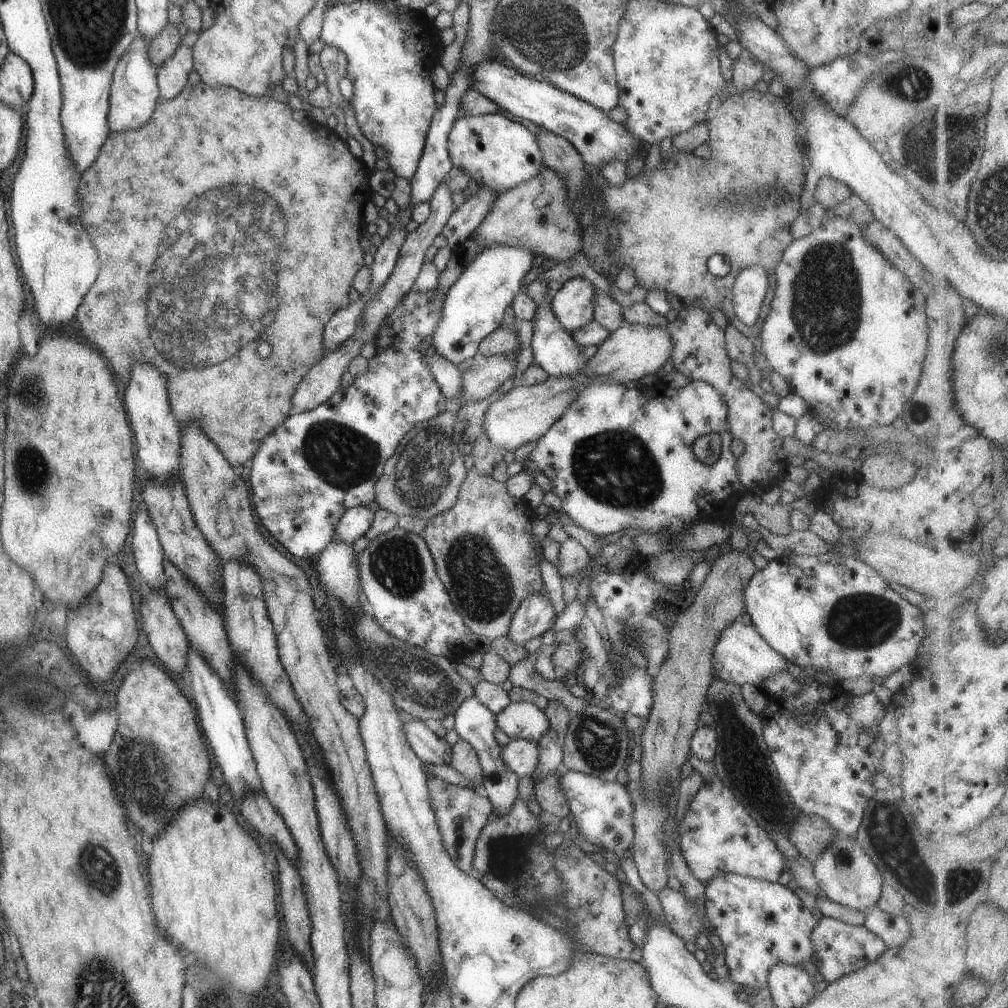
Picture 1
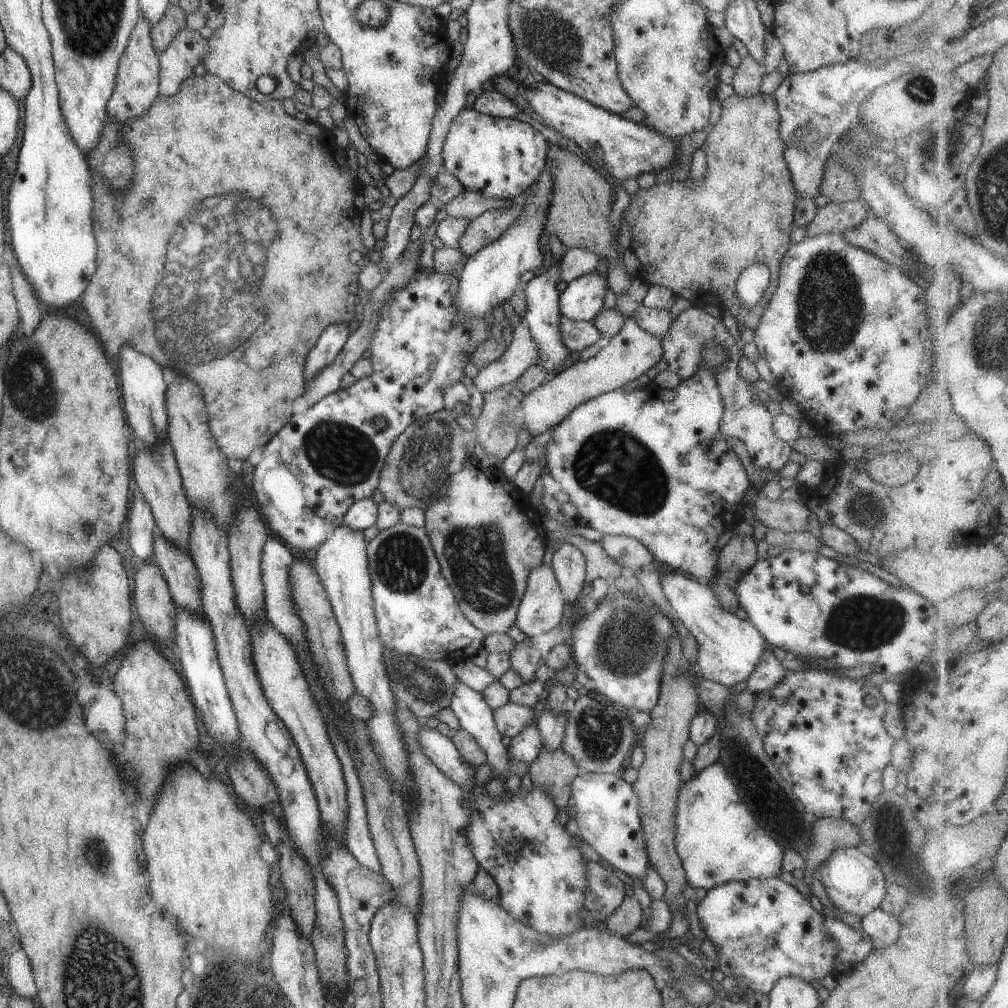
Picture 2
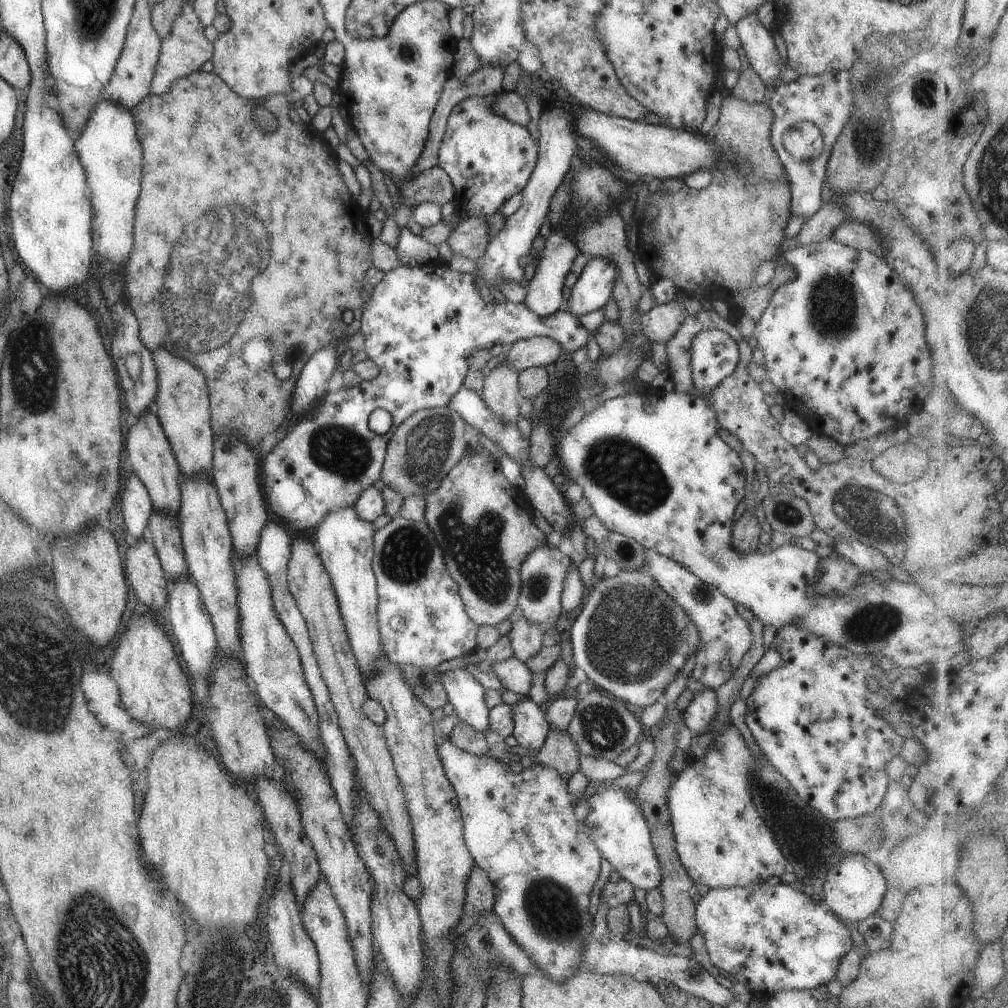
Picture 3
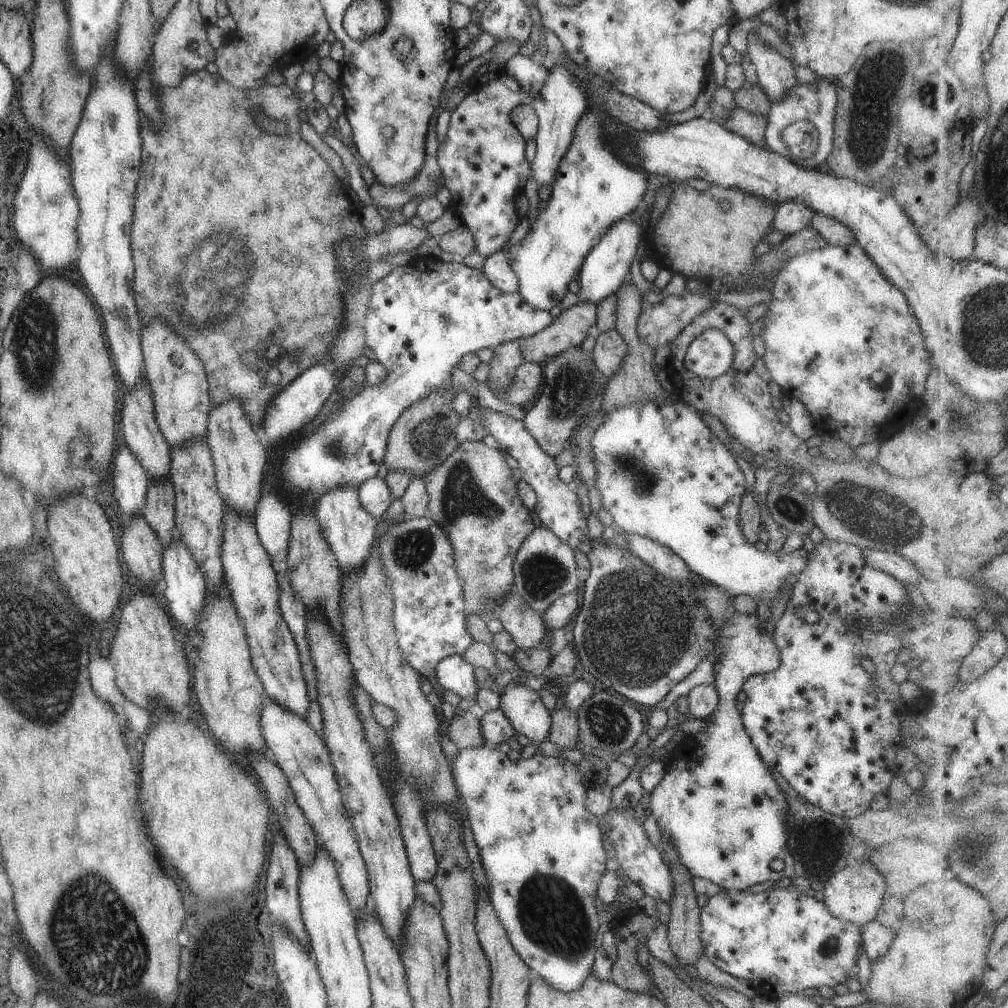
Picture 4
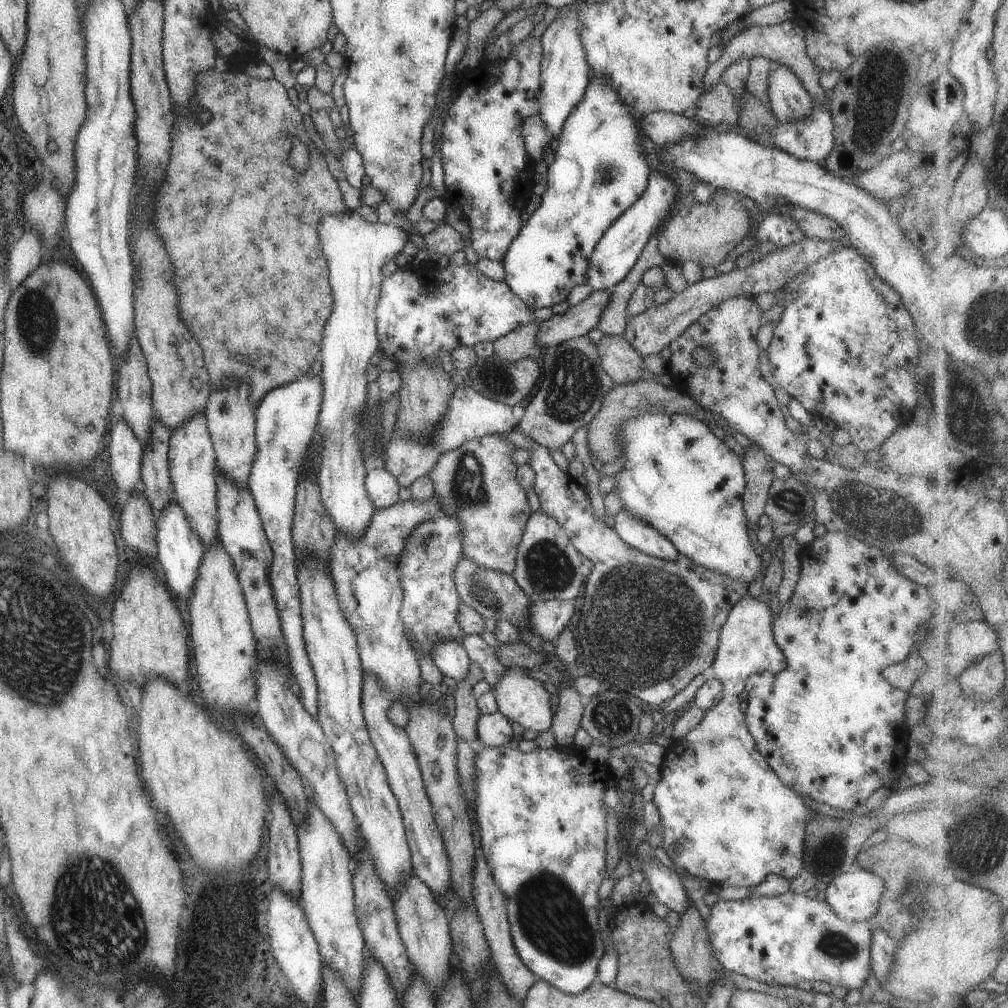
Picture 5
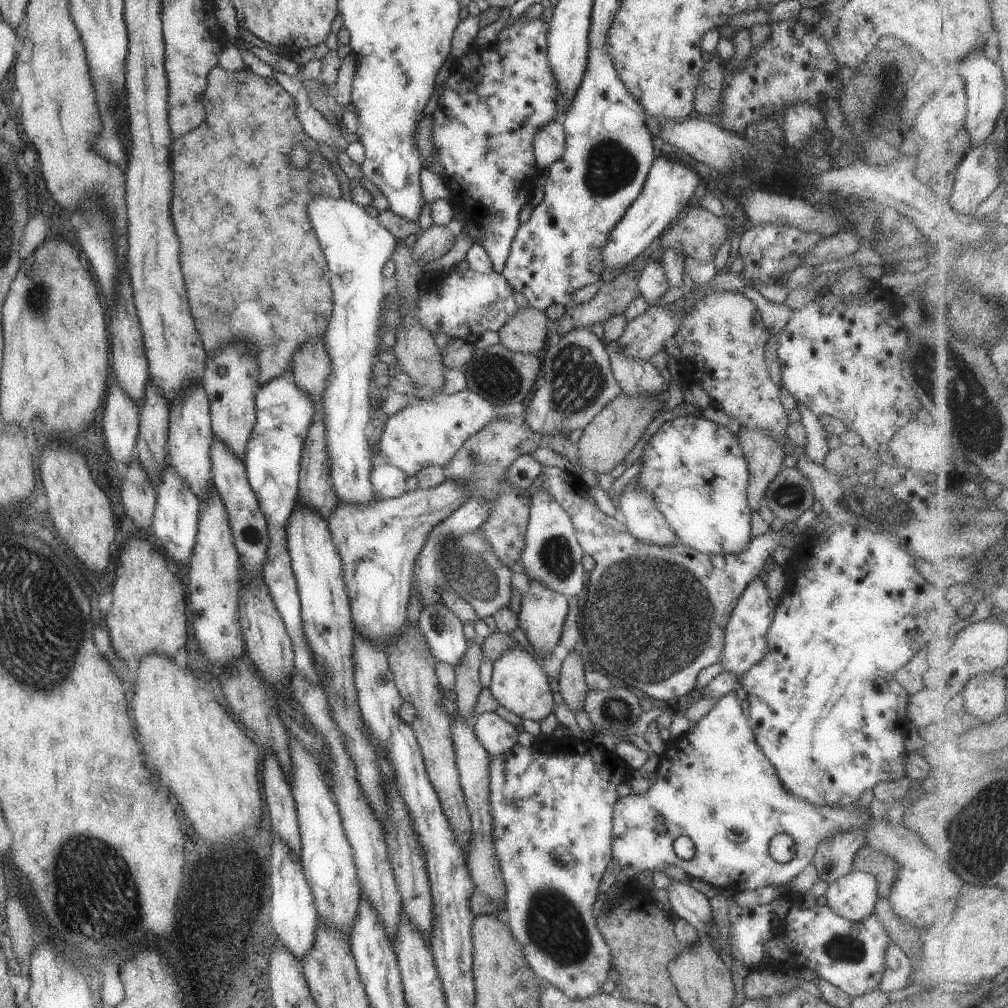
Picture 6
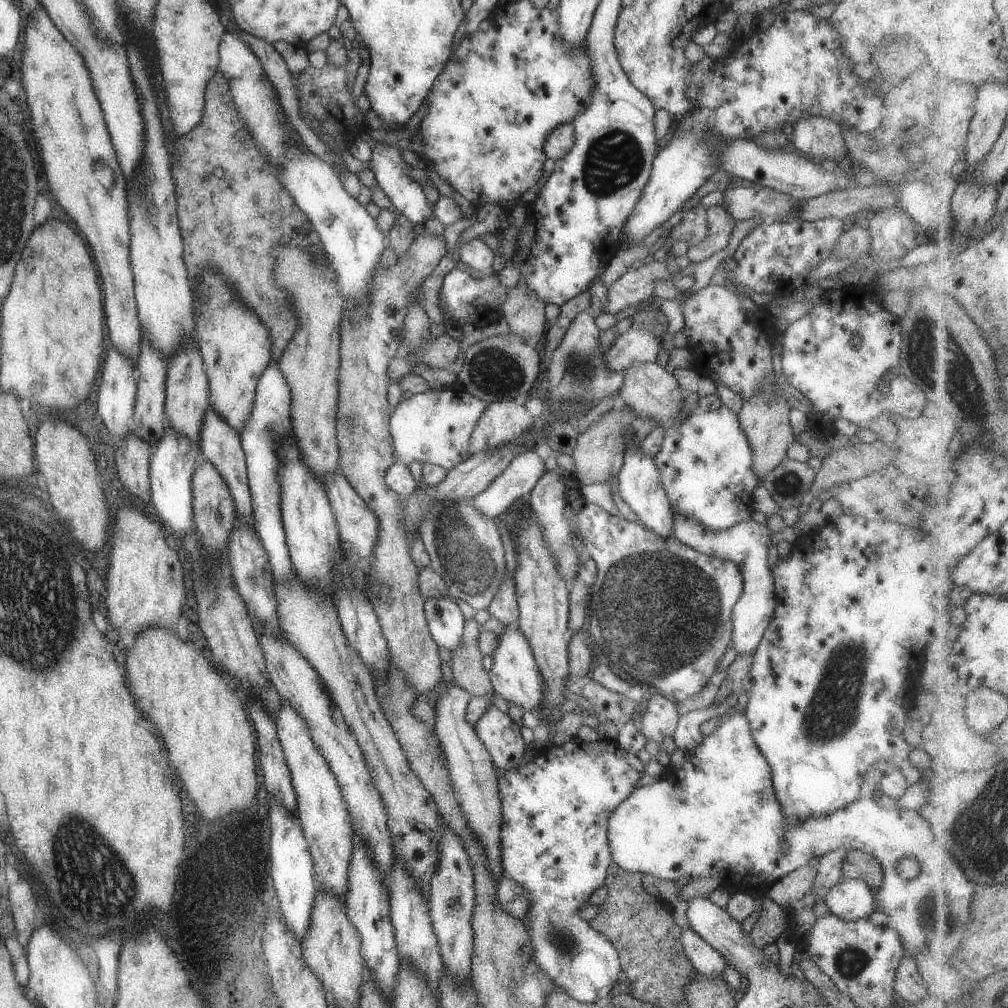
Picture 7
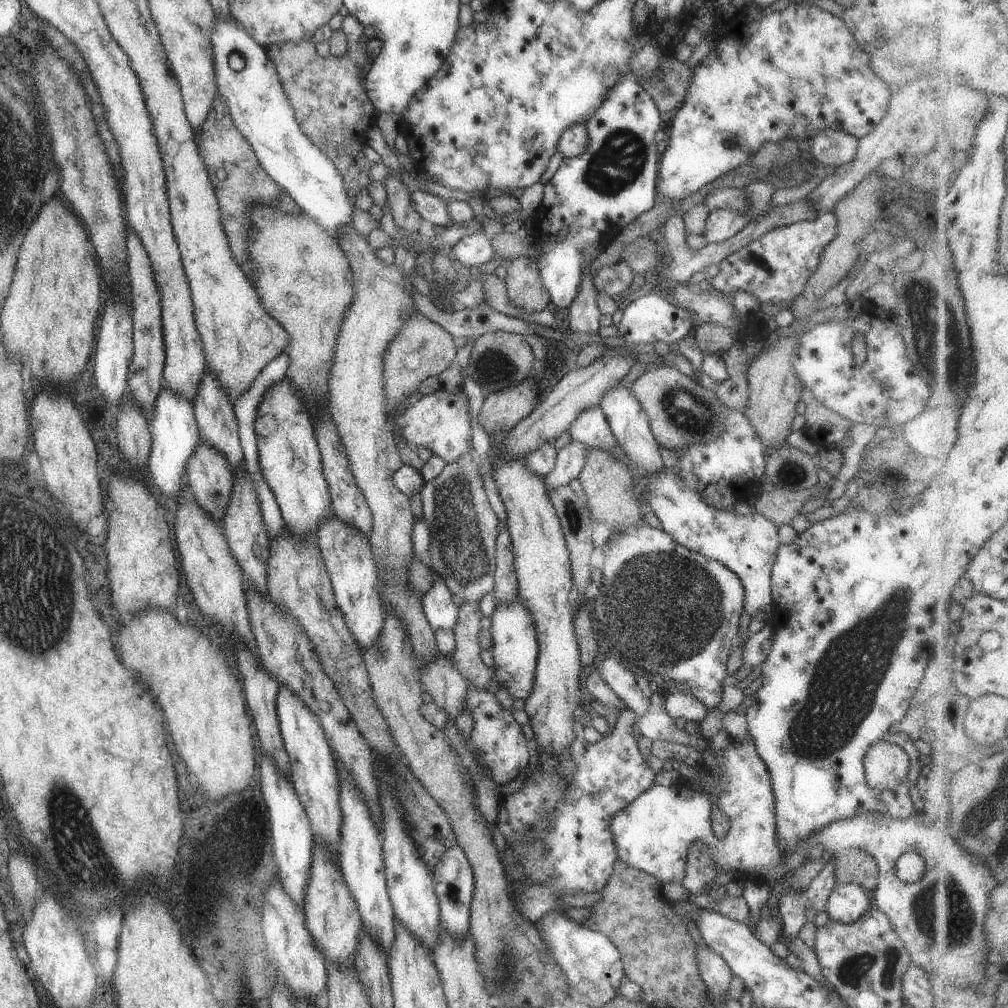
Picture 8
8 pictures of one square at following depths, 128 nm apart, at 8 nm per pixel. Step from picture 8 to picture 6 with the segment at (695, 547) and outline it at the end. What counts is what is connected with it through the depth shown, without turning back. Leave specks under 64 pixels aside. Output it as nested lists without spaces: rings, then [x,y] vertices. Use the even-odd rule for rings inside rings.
[[[756,576],[740,598],[736,601],[736,606],[730,615],[726,627],[726,636],[723,651],[721,652],[720,661],[724,671],[732,672],[738,681],[744,678],[748,668],[760,662],[768,654],[768,641],[766,634],[768,628],[774,620],[777,604],[774,603],[768,594],[768,588],[760,576]]]

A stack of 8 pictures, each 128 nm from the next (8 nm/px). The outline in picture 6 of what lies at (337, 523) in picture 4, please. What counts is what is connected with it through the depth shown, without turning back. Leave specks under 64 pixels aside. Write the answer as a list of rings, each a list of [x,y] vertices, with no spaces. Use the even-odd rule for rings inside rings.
[[[317,195],[309,204],[312,228],[328,260],[333,297],[333,312],[323,337],[331,374],[321,395],[329,478],[339,504],[368,505],[377,500],[369,478],[374,468],[373,450],[365,428],[376,414],[371,404],[371,374],[381,345],[380,318],[387,291],[382,270],[393,259],[398,241],[352,200]]]

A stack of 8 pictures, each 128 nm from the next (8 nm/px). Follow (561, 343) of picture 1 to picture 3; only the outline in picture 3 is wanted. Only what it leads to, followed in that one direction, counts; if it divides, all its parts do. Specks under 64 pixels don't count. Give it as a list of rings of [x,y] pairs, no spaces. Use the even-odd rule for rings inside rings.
[[[551,229],[550,234],[544,238],[543,251],[537,253],[538,266],[529,269],[529,274],[524,282],[527,287],[525,304],[536,316],[550,316],[560,310],[560,306],[565,300],[562,290],[565,287],[566,275],[581,252],[580,248],[576,246],[576,242],[572,242],[563,229]]]

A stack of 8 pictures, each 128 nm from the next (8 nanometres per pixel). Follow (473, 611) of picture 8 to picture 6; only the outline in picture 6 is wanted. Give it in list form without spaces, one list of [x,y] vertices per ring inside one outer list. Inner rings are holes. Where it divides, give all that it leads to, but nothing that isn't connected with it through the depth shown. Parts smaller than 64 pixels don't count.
[[[469,643],[466,654],[456,664],[456,705],[457,712],[466,720],[473,719],[477,699],[483,687],[480,683],[480,663],[483,659],[483,650],[478,643]]]

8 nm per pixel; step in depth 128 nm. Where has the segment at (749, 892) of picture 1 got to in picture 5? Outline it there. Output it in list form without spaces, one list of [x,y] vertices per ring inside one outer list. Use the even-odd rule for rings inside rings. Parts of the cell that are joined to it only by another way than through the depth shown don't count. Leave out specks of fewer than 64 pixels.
[[[789,890],[780,896],[745,897],[735,901],[720,900],[711,906],[710,916],[705,921],[706,932],[714,950],[716,960],[724,966],[727,974],[737,972],[742,976],[754,978],[767,985],[787,985],[796,987],[802,980],[808,982],[822,980],[832,987],[846,990],[860,990],[872,968],[870,968],[870,942],[872,942],[871,921],[850,922],[834,914],[826,901],[816,901],[804,894]]]

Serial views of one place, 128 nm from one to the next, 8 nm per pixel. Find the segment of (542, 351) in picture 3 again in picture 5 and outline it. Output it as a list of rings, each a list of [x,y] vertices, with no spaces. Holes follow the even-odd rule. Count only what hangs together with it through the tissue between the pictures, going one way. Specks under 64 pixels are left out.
[[[612,288],[592,291],[584,301],[570,305],[564,314],[553,314],[550,319],[541,322],[536,335],[539,349],[543,351],[550,346],[564,344],[572,338],[587,336],[600,322],[600,316],[610,302],[612,291]]]

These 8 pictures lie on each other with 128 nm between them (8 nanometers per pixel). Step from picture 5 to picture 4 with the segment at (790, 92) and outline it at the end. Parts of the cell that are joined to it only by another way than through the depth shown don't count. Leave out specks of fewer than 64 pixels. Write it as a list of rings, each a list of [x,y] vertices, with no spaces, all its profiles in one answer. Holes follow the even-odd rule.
[[[755,30],[748,34],[747,52],[748,59],[756,68],[760,86],[772,103],[782,102],[786,92],[799,85],[791,59],[766,46]]]

